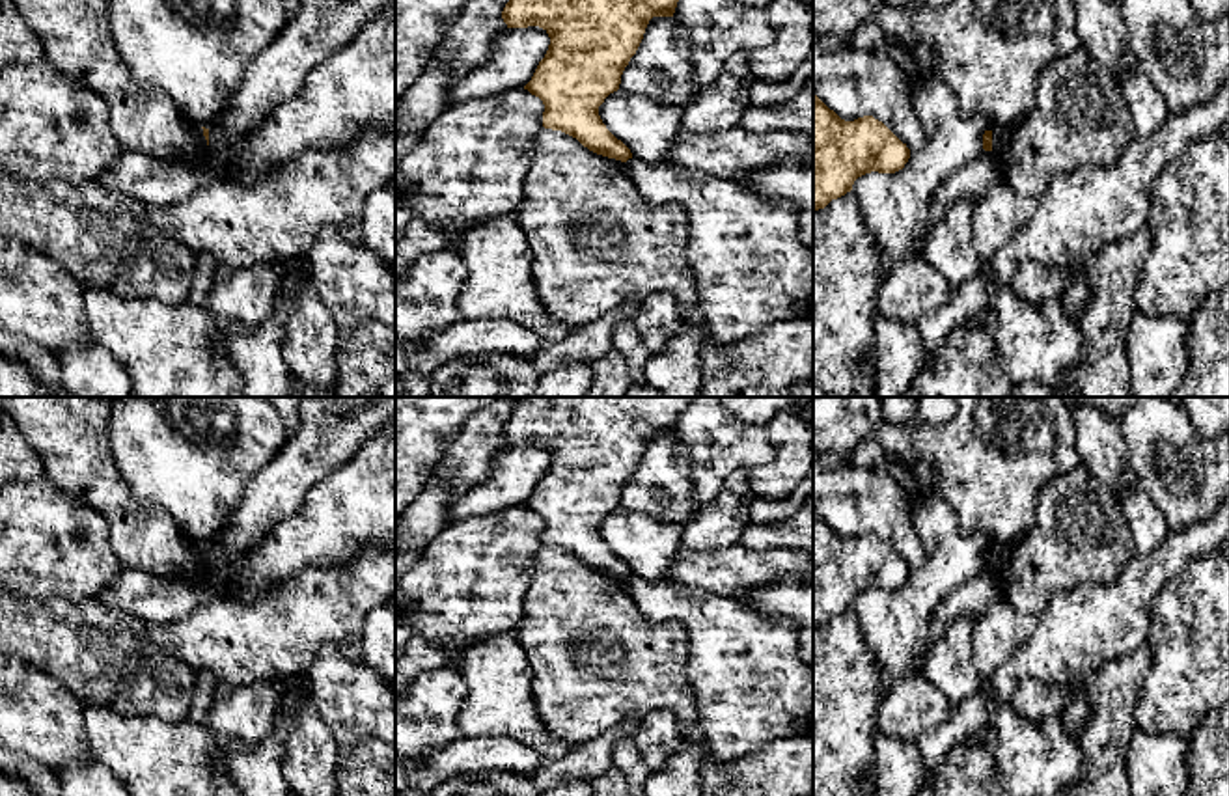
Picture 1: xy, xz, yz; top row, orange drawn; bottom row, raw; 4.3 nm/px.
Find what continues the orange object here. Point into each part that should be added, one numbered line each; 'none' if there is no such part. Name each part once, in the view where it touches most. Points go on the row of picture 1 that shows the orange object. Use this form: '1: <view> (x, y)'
none

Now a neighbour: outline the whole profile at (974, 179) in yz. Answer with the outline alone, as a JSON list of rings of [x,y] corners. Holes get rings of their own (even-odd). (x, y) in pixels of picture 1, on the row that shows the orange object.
[[[992,151],[949,175],[934,192],[929,203],[927,227],[942,220],[947,209],[960,198],[981,198],[1001,179],[1001,168]]]

